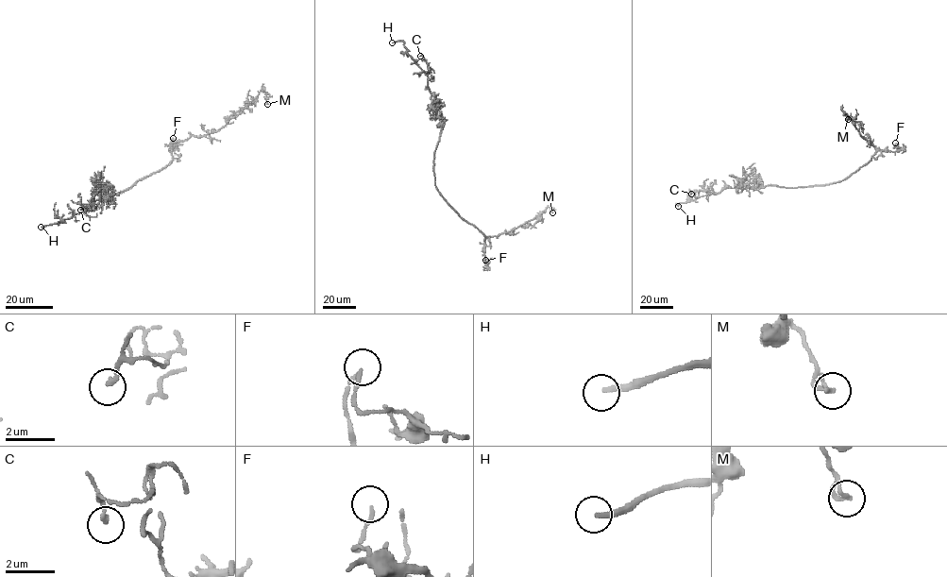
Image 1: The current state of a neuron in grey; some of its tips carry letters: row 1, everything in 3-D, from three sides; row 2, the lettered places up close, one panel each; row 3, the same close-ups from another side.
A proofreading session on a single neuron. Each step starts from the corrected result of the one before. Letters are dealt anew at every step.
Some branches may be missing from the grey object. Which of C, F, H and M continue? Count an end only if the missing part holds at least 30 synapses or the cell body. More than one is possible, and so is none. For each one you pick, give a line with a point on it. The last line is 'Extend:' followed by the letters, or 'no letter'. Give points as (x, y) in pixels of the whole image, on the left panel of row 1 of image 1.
H: at (41, 227)
Extend: H

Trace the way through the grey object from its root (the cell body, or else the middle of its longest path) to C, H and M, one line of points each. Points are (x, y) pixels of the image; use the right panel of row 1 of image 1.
C: (827, 184), (794, 188), (727, 187), (716, 194), (701, 190), (691, 194)
H: (827, 184), (794, 188), (771, 185), (727, 187), (716, 194), (676, 204), (678, 206)
M: (827, 184), (846, 178), (865, 165), (876, 150), (842, 109), (848, 119)

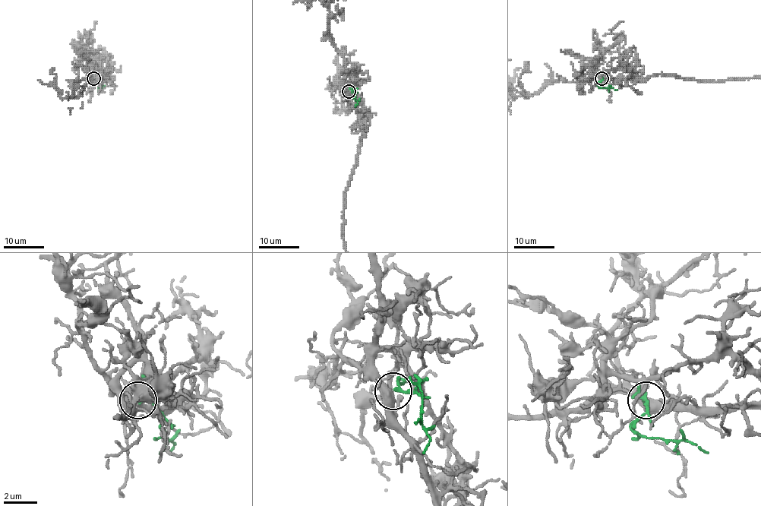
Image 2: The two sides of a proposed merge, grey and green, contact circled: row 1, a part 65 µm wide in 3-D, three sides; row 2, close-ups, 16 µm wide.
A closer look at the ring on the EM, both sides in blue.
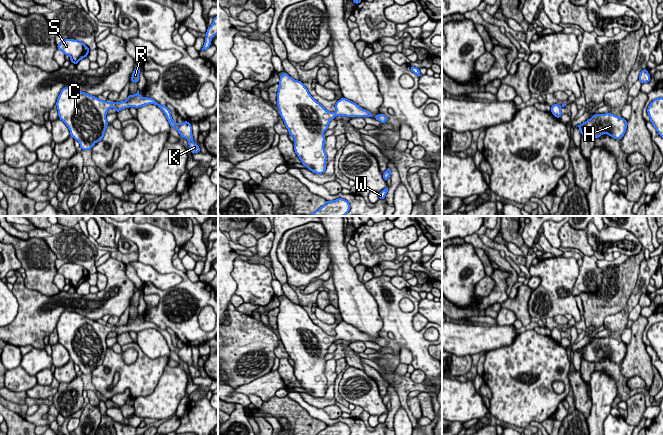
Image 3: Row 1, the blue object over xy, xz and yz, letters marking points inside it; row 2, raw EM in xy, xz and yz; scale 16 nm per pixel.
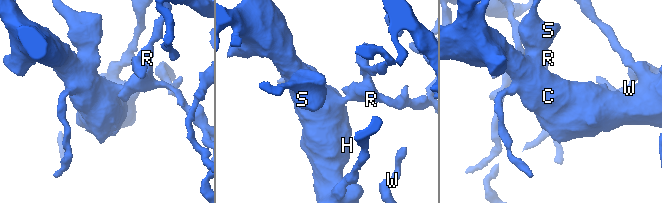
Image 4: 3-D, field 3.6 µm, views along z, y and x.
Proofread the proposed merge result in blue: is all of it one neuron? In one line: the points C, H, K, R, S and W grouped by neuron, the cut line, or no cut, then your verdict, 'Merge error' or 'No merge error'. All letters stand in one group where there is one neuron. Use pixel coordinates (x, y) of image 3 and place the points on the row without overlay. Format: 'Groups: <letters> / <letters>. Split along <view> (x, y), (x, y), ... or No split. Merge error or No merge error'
Groups: C H K R S W. No split. No merge error

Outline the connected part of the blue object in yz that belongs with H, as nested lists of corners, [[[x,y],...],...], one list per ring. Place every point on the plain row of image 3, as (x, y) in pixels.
[[[611,337],[594,338],[590,343],[577,349],[580,353],[581,360],[589,362],[599,362],[602,358],[608,358],[614,363],[623,362],[628,346],[622,341]]]

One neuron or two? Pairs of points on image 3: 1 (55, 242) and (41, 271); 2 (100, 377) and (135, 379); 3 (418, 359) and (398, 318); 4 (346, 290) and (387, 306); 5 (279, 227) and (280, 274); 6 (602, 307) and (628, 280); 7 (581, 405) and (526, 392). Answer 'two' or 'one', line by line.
1: two
2: one
3: one
4: two
5: one
6: one
7: two

